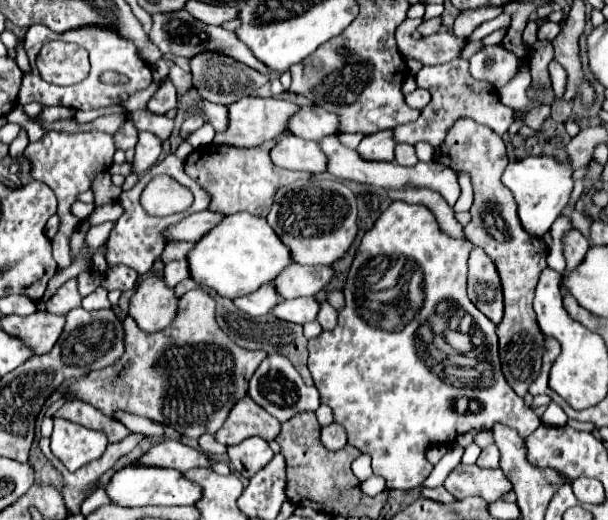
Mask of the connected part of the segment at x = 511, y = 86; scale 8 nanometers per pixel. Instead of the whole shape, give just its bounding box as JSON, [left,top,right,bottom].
[499,64,540,111]

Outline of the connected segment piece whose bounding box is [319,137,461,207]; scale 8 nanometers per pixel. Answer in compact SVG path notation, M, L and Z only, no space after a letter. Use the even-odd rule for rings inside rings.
M325 137L325 141L319 143L321 149L325 149L325 155L329 157L329 173L333 177L341 177L347 181L357 181L357 183L367 183L367 185L377 185L383 189L433 189L437 193L443 195L443 199L453 207L461 195L461 187L455 179L455 171L437 163L437 161L429 161L423 163L419 161L413 167L403 167L397 165L393 161L365 161L355 149L347 149L345 145L341 145L341 141L337 137Z

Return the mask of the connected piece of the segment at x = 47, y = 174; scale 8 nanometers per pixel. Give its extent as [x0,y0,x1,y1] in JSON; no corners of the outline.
[25,131,115,267]

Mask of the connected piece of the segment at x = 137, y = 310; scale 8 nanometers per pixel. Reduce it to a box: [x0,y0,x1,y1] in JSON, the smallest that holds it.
[129,275,179,333]

